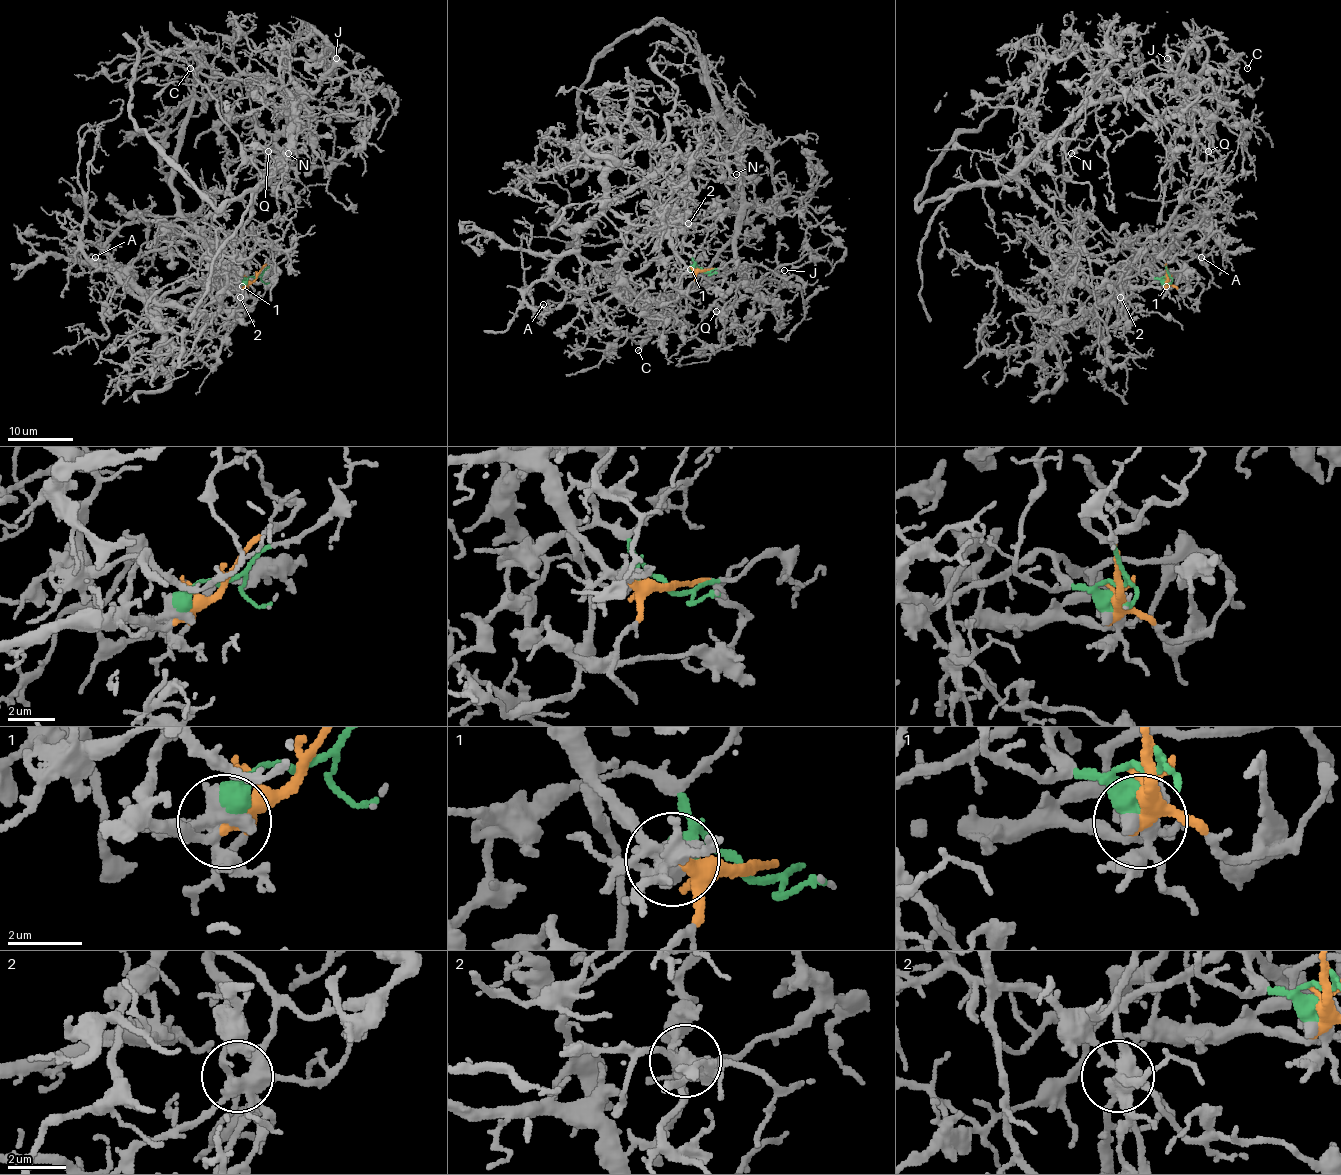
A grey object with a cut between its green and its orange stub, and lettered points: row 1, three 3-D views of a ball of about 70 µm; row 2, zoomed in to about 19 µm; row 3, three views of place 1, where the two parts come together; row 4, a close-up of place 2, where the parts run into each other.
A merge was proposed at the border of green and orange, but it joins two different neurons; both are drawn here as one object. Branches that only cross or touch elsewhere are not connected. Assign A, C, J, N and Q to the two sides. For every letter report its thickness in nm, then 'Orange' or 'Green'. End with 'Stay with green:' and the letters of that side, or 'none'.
A: Thickness 110 nm. Orange
C: Thickness 120 nm. Green
J: Thickness 160 nm. Green
N: Thickness 130 nm. Green
Q: Thickness 120 nm. Green
Stay with green: C, J, N, Q

